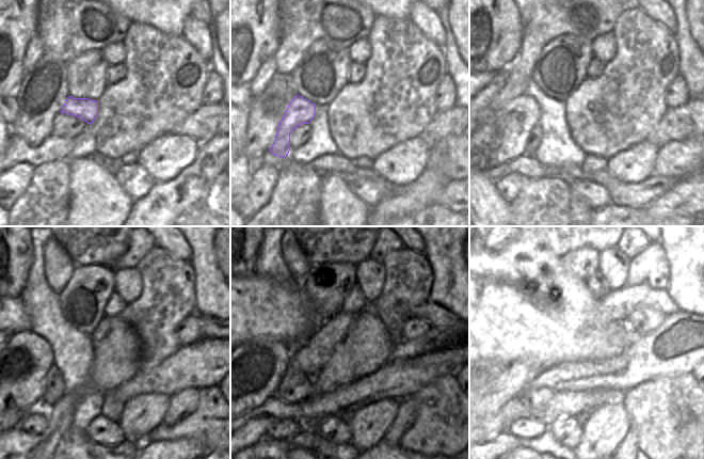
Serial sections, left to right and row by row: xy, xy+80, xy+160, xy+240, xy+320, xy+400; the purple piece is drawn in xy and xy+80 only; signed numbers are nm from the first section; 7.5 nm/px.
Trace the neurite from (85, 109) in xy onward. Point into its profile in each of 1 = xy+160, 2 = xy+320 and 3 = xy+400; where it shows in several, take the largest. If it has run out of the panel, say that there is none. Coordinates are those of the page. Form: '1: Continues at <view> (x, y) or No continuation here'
1: Continues at xy+160 (513, 122)
2: Continues at xy+320 (252, 373)
3: Continues at xy+400 (491, 390).

